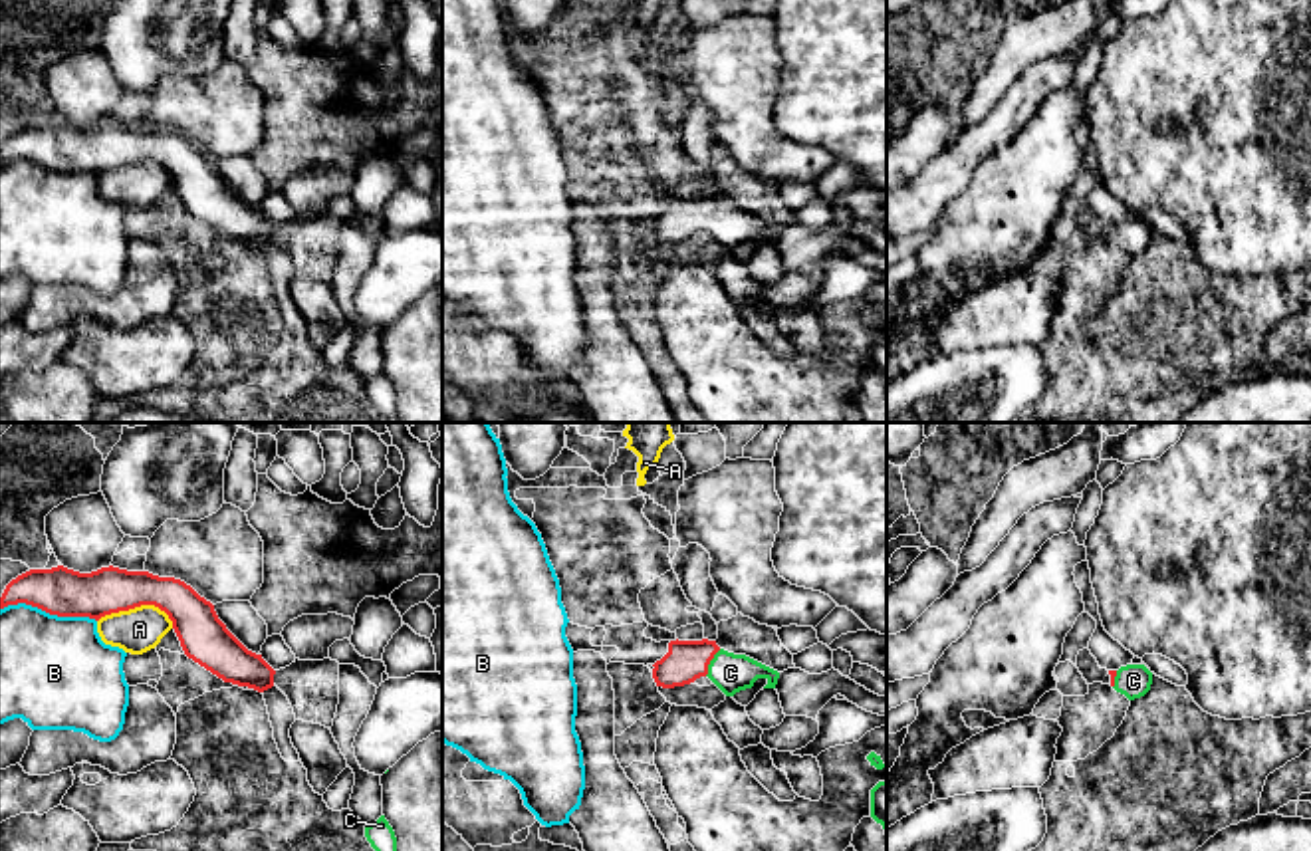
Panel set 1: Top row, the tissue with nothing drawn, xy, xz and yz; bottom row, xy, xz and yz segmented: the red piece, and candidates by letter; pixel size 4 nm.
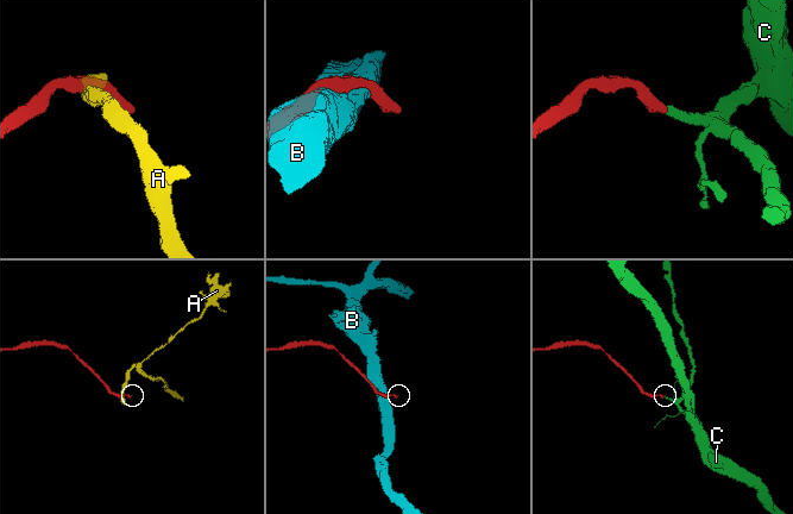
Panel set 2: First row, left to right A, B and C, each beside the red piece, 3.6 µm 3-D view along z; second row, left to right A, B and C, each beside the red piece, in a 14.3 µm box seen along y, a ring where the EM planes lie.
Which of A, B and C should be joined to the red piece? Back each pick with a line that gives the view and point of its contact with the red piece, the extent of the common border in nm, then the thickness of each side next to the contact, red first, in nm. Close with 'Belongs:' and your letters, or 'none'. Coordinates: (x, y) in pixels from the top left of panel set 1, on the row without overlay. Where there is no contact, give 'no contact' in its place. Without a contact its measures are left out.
C: meets red in xz at (709, 219); contact 130 nm long; 160 nm thick on the red side, 160 nm on the other
Belongs: C

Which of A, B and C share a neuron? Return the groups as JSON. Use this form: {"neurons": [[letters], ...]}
{"neurons": [["A"], ["B"], ["C"]]}

